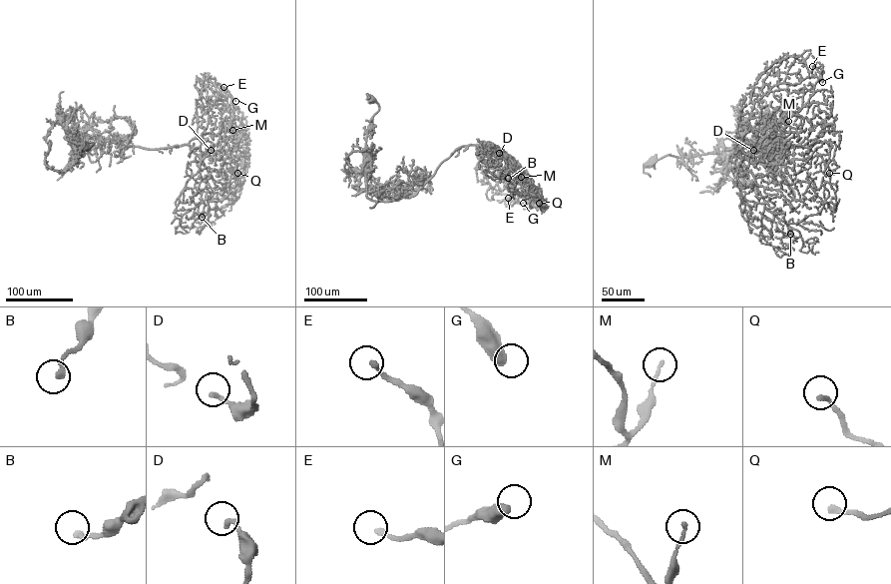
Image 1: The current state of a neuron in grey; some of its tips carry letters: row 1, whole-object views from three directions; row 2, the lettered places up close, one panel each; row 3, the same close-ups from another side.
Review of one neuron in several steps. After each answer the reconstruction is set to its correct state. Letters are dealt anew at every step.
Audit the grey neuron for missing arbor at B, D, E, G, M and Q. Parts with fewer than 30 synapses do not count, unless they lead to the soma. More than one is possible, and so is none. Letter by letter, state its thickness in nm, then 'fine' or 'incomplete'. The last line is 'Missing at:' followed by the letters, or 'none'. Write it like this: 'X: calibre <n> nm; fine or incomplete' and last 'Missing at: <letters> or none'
B: calibre 220 nm; fine
D: calibre 220 nm; fine
E: calibre 190 nm; fine
G: calibre 500 nm; fine
M: calibre 140 nm; fine
Q: calibre 200 nm; fine
Missing at: none

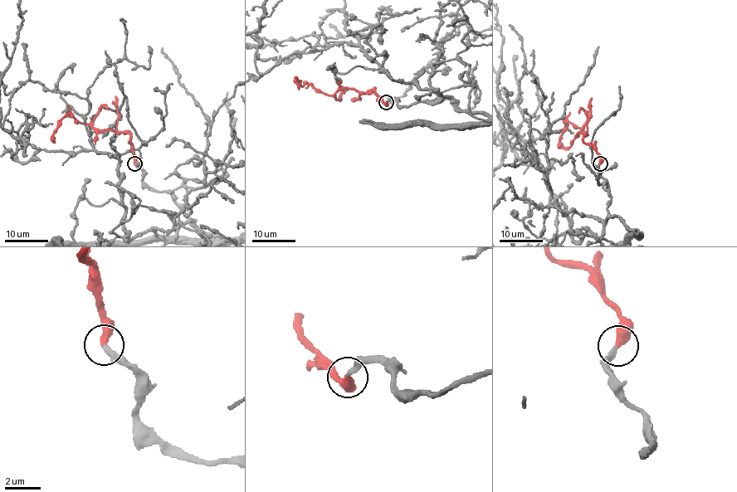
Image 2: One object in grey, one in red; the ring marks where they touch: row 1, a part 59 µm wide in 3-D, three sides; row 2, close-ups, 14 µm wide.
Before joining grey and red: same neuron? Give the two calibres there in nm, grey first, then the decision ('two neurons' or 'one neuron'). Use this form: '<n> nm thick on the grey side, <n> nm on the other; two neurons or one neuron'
280 nm thick on the grey side, 460 nm on the other; one neuron

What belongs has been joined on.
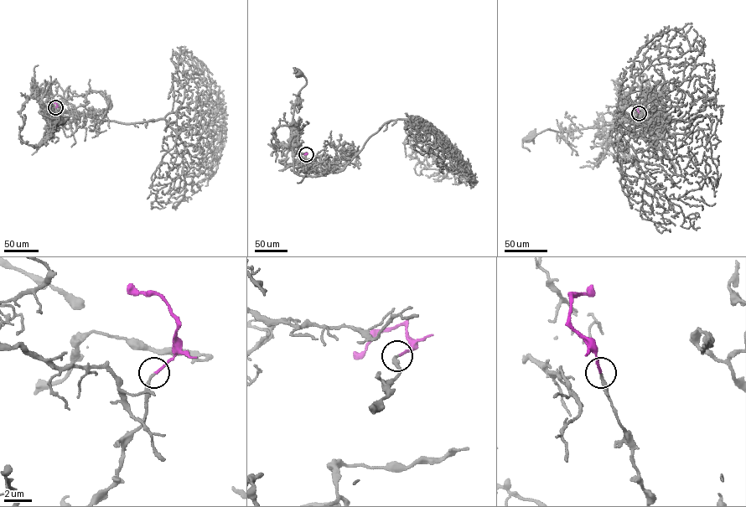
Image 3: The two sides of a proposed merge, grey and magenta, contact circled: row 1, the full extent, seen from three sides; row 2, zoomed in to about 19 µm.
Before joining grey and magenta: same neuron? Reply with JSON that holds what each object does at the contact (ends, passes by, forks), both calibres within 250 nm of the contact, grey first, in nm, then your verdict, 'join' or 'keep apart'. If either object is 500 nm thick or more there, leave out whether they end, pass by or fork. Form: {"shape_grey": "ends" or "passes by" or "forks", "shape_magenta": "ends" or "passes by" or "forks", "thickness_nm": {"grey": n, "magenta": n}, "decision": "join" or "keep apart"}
{"shape_grey": "ends", "shape_magenta": "ends", "thickness_nm": {"grey": 200, "magenta": 160}, "decision": "join"}

